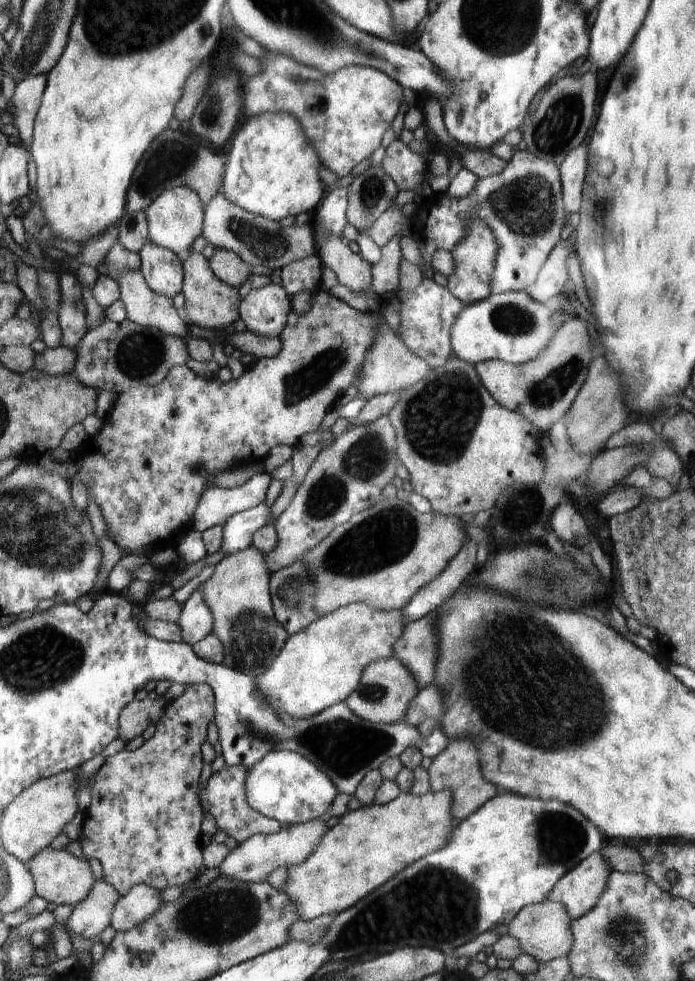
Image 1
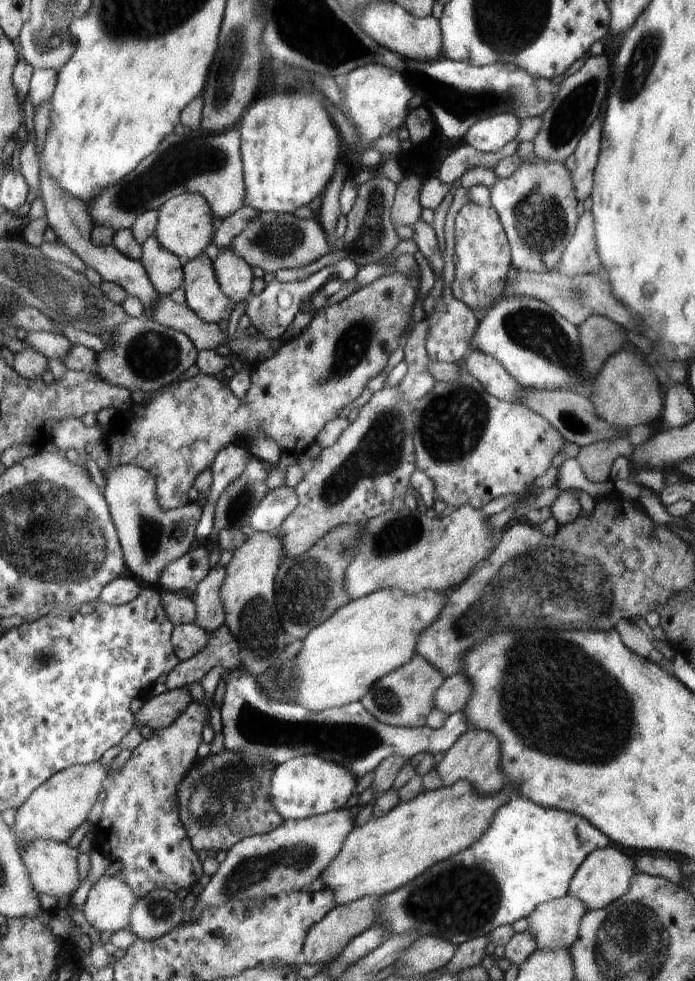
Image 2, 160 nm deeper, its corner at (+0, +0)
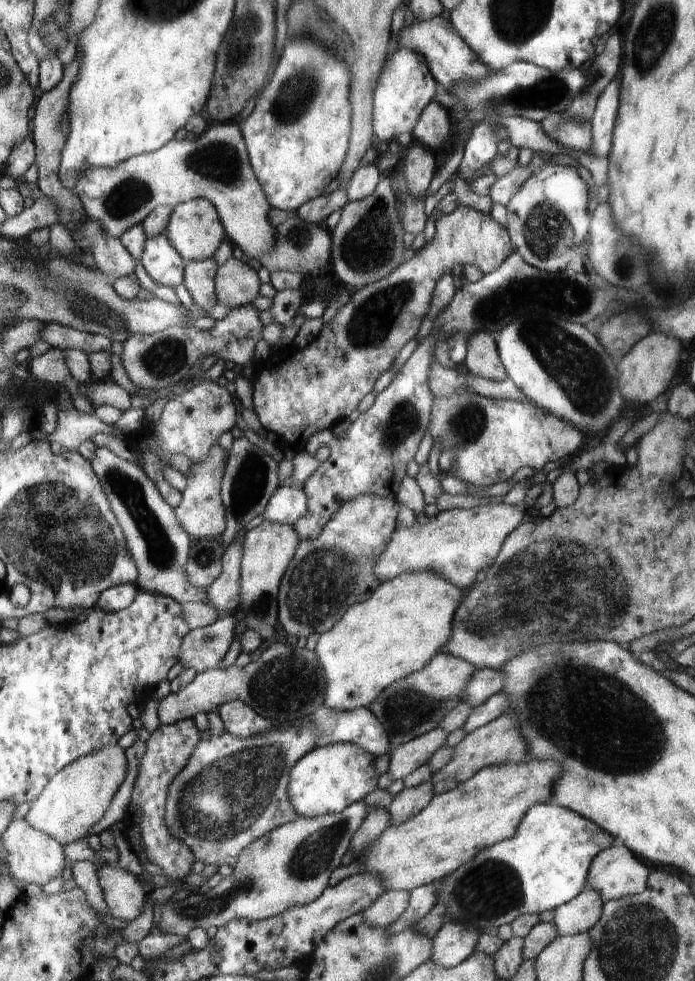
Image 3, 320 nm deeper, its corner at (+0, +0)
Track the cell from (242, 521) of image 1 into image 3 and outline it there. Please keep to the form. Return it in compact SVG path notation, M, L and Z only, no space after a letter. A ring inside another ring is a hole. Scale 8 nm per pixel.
M278 486L268 500L260 519L294 526L307 512L307 496L303 490Z

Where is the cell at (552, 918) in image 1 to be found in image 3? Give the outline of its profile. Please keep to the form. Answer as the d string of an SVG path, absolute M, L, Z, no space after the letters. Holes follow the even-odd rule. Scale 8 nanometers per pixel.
M587 887L572 901L557 906L552 920L557 928L557 936L588 932L598 922L603 904L601 894Z

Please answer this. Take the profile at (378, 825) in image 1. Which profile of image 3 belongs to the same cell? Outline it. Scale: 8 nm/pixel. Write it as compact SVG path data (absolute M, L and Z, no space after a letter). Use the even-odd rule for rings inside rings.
M528 758L526 761L519 763L508 762L508 764L486 767L476 773L472 778L469 778L468 781L459 782L456 787L450 789L448 792L436 794L433 800L430 801L430 804L416 816L409 818L406 822L400 823L399 825L391 824L367 849L367 852L358 859L358 862L365 865L366 871L374 871L383 880L385 888L388 889L407 890L410 893L412 889L416 889L419 886L442 881L444 877L448 877L449 874L452 874L459 866L472 861L482 849L497 845L506 839L511 839L517 833L517 830L521 828L521 822L526 816L526 813L528 813L534 805L552 802L552 796L554 794L553 786L557 784L557 778L561 777L562 771L562 766L558 766L558 762L554 762L554 760L532 758Z

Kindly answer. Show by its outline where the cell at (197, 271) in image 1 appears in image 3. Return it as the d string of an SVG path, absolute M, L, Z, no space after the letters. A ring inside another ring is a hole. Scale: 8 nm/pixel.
M190 259L186 263L185 281L183 282L192 296L194 306L202 310L210 310L216 304L217 286L214 286L216 261L206 259L195 261Z

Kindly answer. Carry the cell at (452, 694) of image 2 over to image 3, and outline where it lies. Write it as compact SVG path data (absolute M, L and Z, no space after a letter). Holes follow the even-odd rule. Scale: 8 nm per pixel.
M478 669L465 690L464 703L472 708L485 703L505 687L505 674L498 669Z

